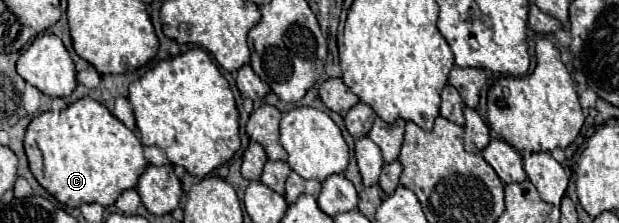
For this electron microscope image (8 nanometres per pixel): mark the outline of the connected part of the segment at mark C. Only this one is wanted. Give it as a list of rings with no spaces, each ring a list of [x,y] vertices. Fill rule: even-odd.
[[[83,97],[61,111],[43,111],[27,127],[25,153],[37,183],[67,207],[99,203],[109,207],[117,197],[133,189],[147,167],[143,145],[107,107]]]

